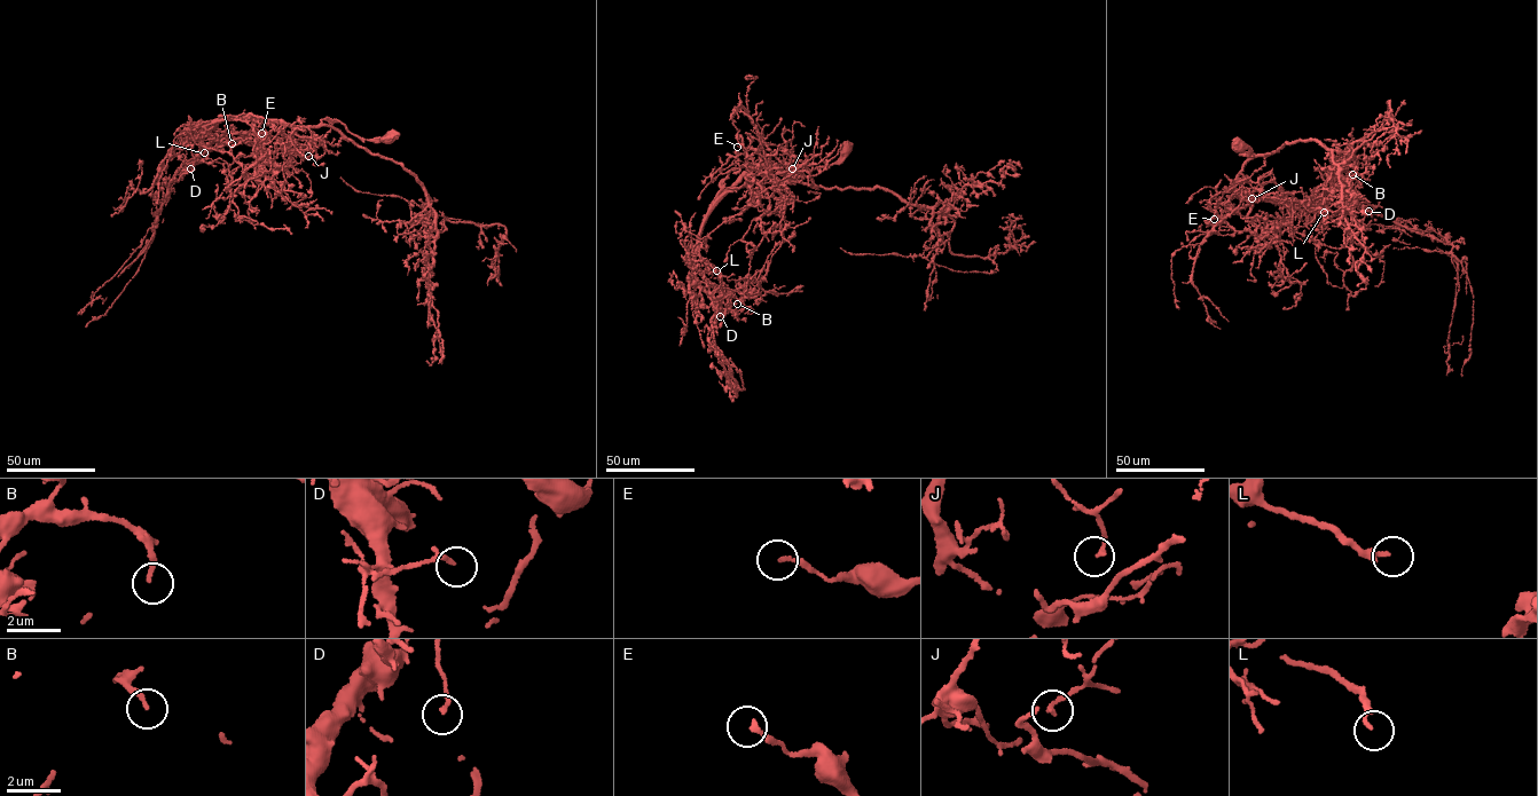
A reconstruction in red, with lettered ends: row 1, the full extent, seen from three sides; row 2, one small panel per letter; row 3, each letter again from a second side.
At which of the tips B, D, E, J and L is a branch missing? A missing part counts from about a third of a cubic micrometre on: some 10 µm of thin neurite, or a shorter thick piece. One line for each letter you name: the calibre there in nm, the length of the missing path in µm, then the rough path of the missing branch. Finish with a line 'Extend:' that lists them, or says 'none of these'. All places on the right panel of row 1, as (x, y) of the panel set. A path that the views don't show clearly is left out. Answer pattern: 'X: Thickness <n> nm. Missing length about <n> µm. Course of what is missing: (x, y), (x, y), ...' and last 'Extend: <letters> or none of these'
B: Thickness 160 nm. Missing length about 15 µm
Extend: B

